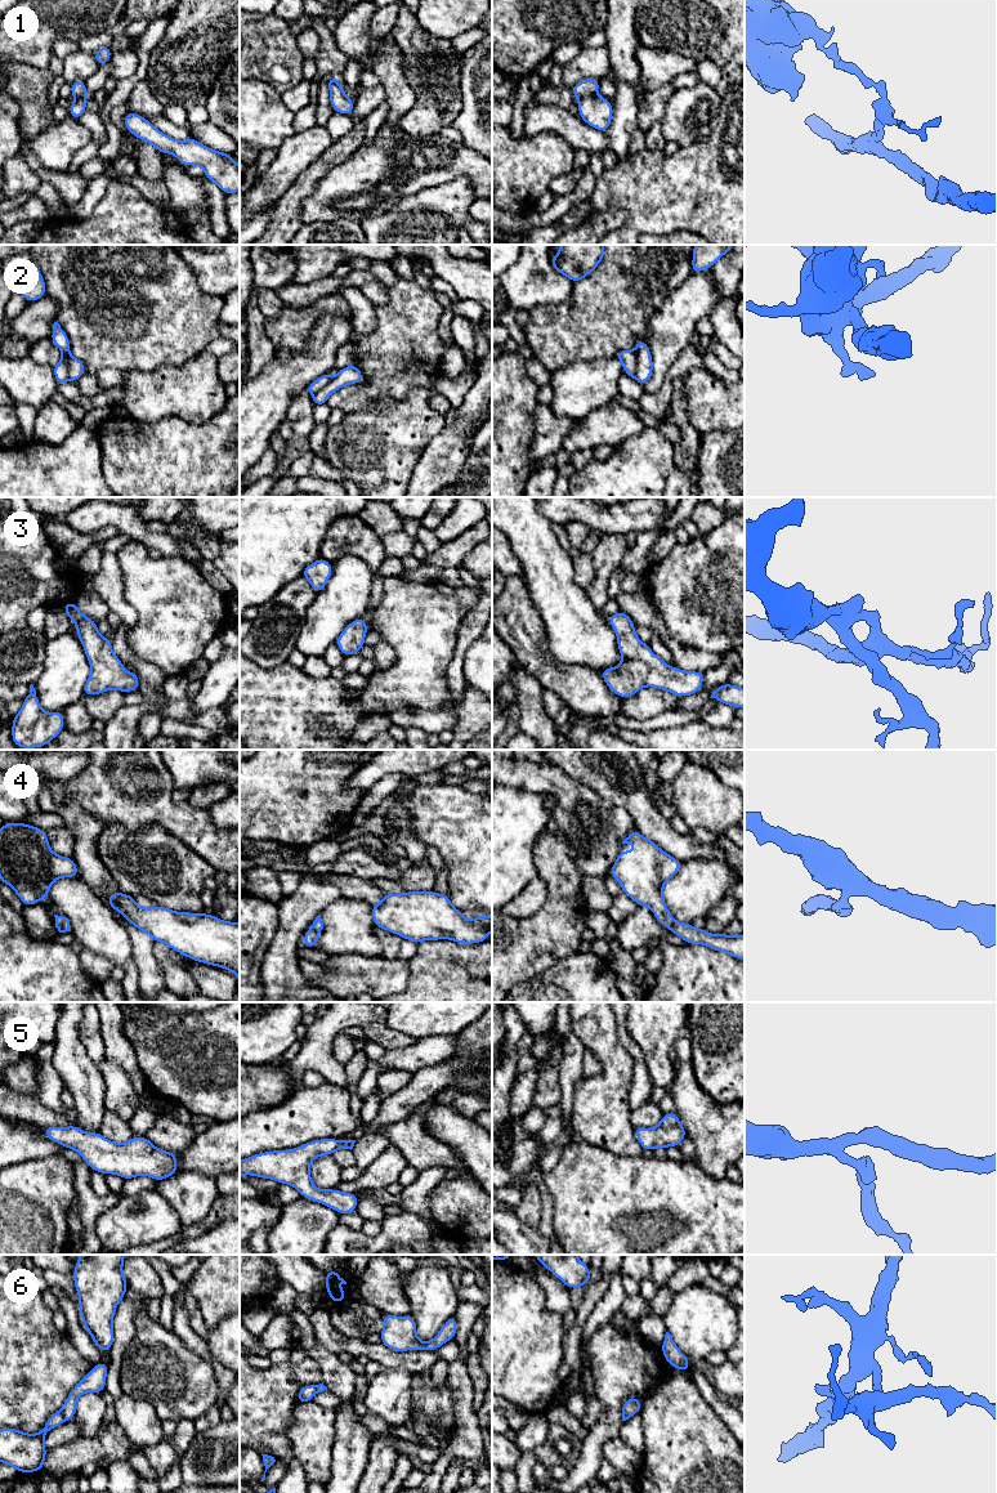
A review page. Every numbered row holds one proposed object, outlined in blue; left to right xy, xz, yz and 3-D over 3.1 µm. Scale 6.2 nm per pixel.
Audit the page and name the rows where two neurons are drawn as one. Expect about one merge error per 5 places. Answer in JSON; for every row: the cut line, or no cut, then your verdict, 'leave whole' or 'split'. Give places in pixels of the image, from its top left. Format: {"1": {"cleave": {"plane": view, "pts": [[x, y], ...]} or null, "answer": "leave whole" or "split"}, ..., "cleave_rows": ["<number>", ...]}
{"1": {"cleave": {"plane": "yz", "pts": [[591, 94], [579, 99]]}, "answer": "split"}, "2": {"cleave": {"plane": "yz", "pts": [[634, 352], [636, 379]]}, "answer": "split"}, "3": {"cleave": null, "answer": "leave whole"}, "4": {"cleave": null, "answer": "leave whole"}, "5": {"cleave": null, "answer": "leave whole"}, "6": {"cleave": {"plane": "xy", "pts": [[59, 1412], [65, 1420]]}, "answer": "split"}, "cleave_rows": ["1", "2", "6"]}

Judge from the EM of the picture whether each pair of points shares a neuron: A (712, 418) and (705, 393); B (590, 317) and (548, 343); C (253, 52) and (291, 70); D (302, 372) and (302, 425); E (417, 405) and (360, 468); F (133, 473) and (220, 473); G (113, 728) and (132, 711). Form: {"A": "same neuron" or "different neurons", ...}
{"A": "same neuron", "B": "same neuron", "C": "same neuron", "D": "different neurons", "E": "same neuron", "F": "same neuron", "G": "same neuron"}

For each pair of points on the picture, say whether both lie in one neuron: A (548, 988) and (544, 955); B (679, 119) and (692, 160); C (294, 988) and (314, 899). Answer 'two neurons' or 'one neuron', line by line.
A: two neurons
B: two neurons
C: one neuron

